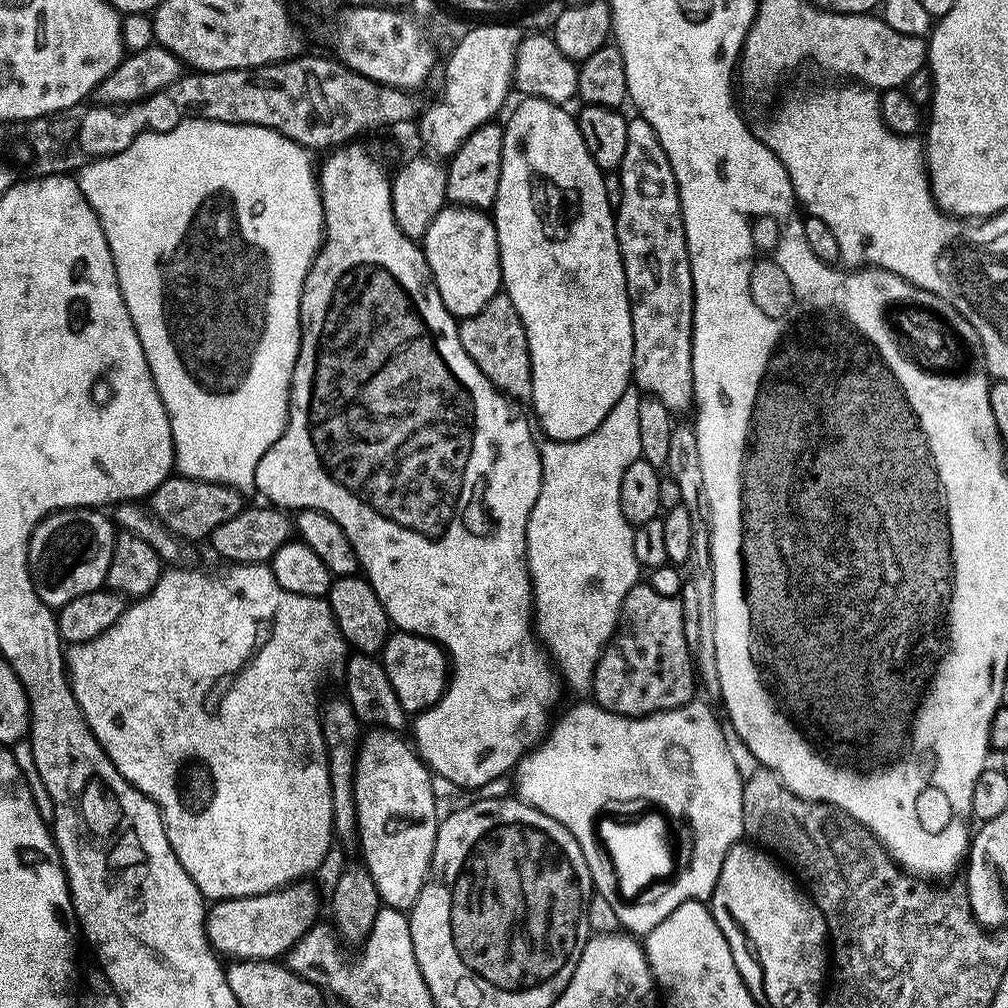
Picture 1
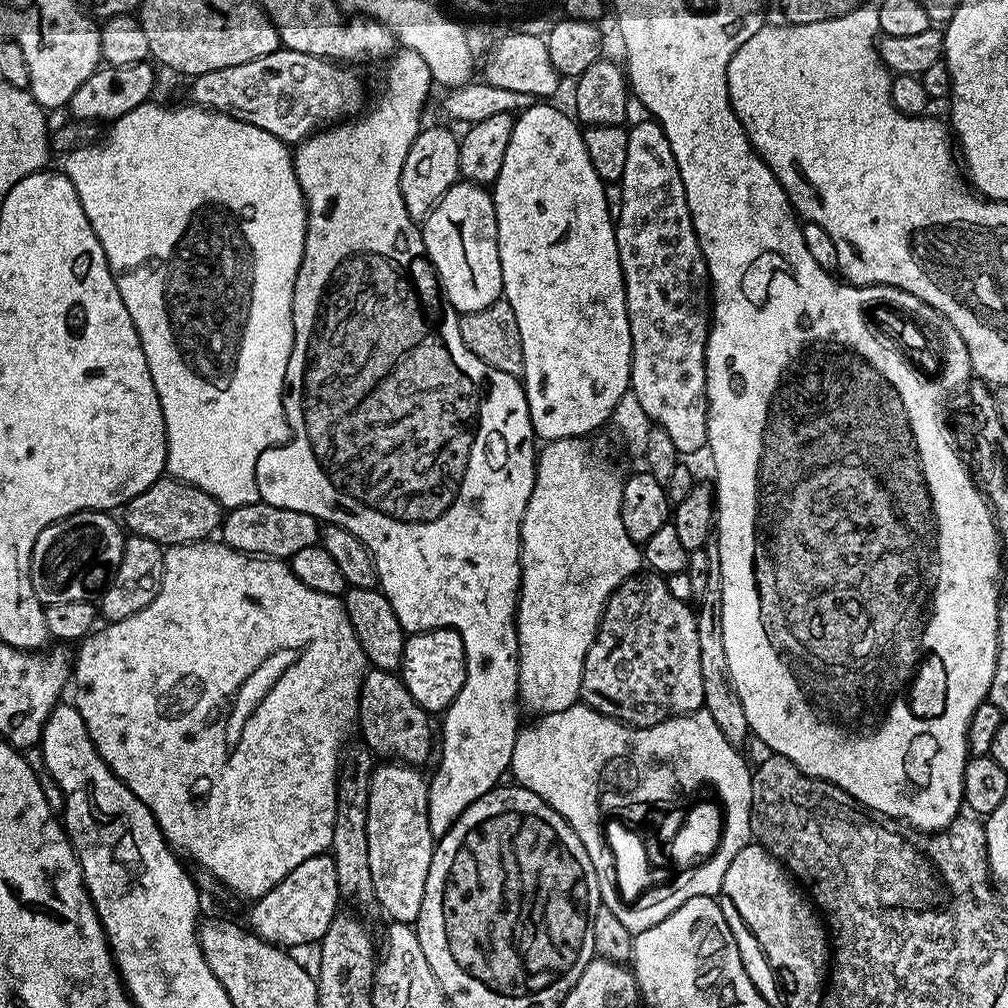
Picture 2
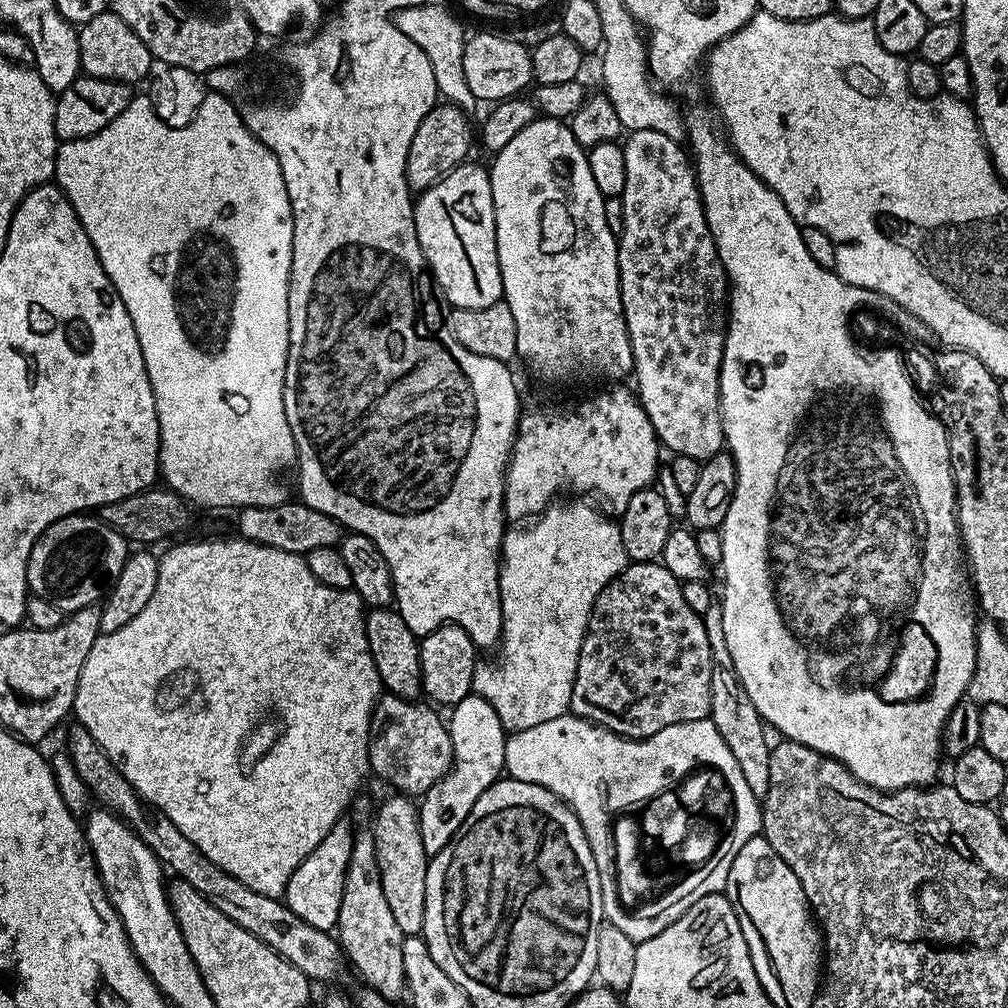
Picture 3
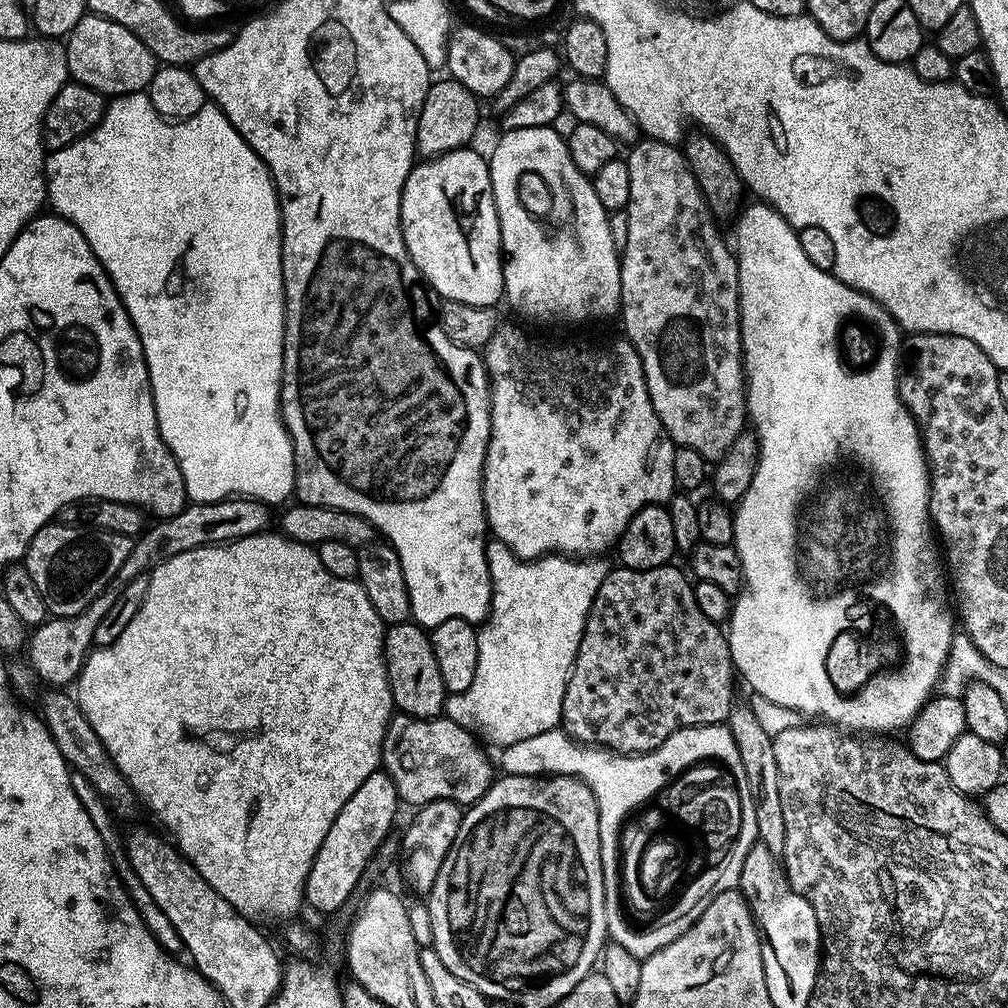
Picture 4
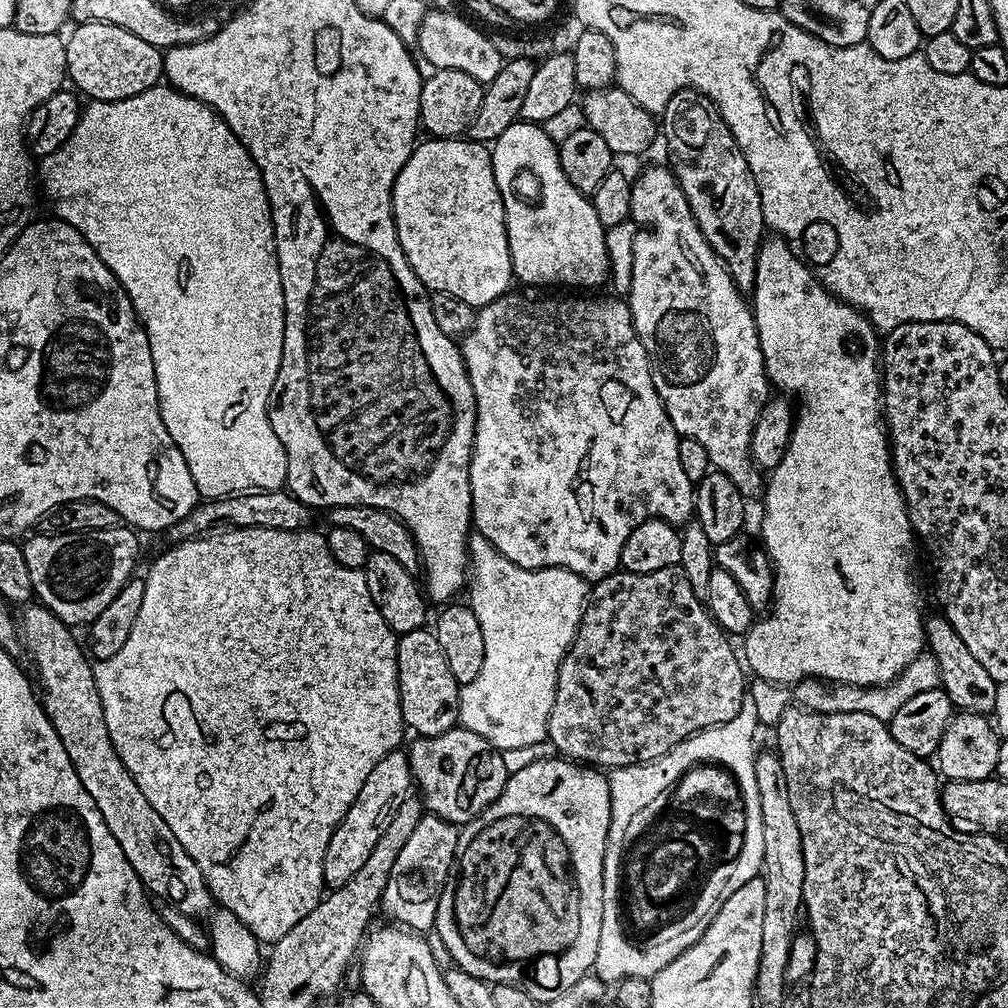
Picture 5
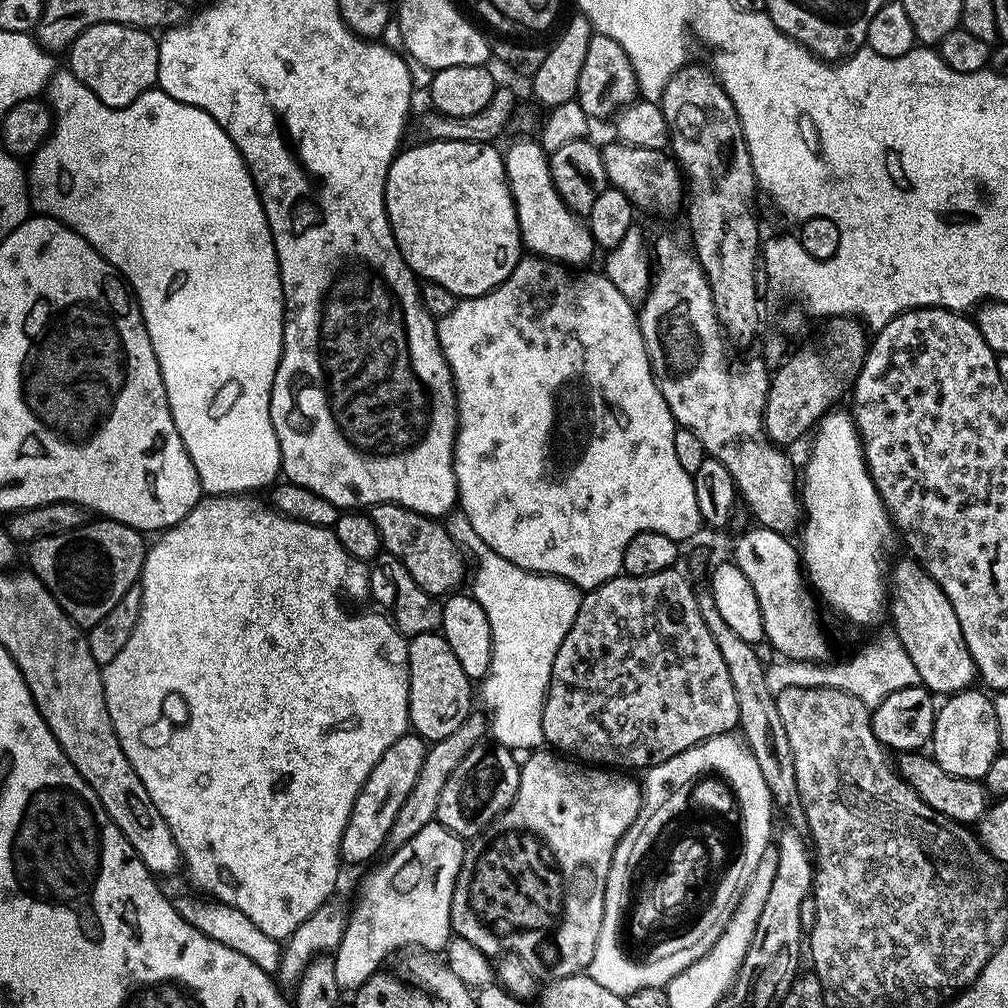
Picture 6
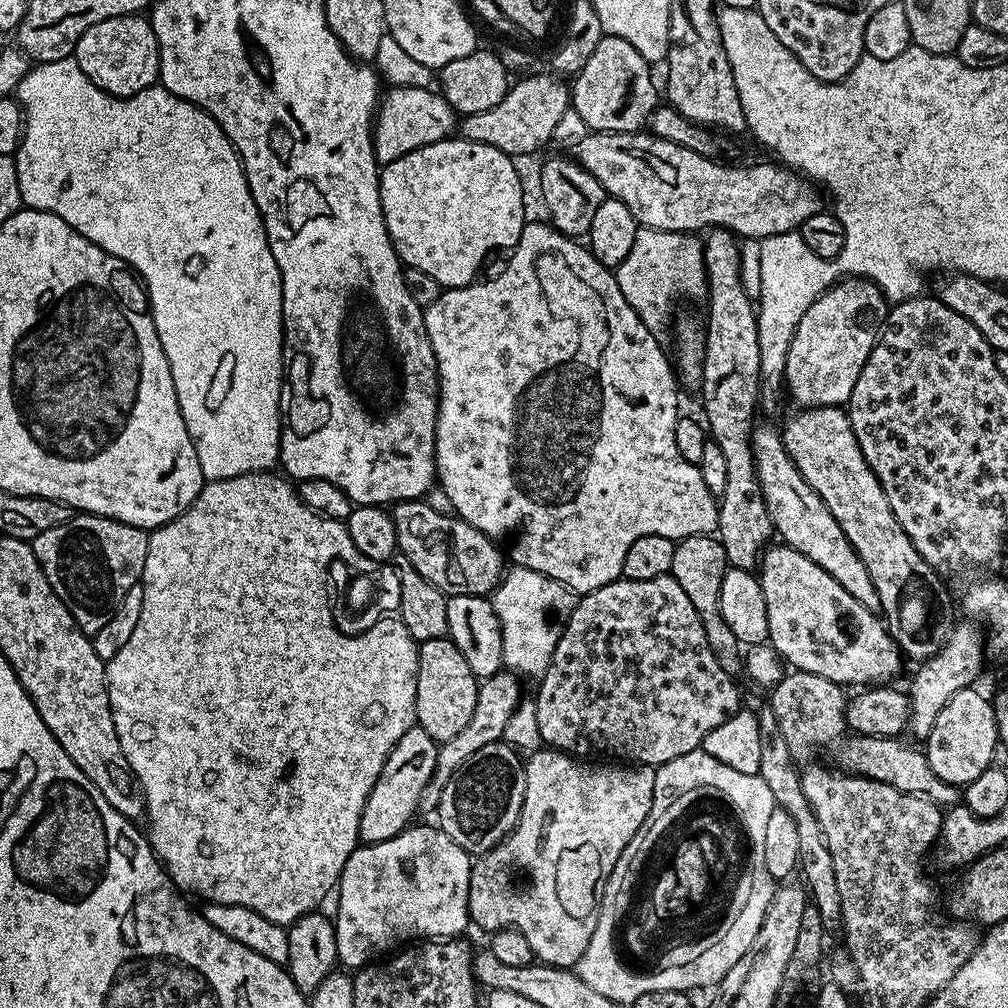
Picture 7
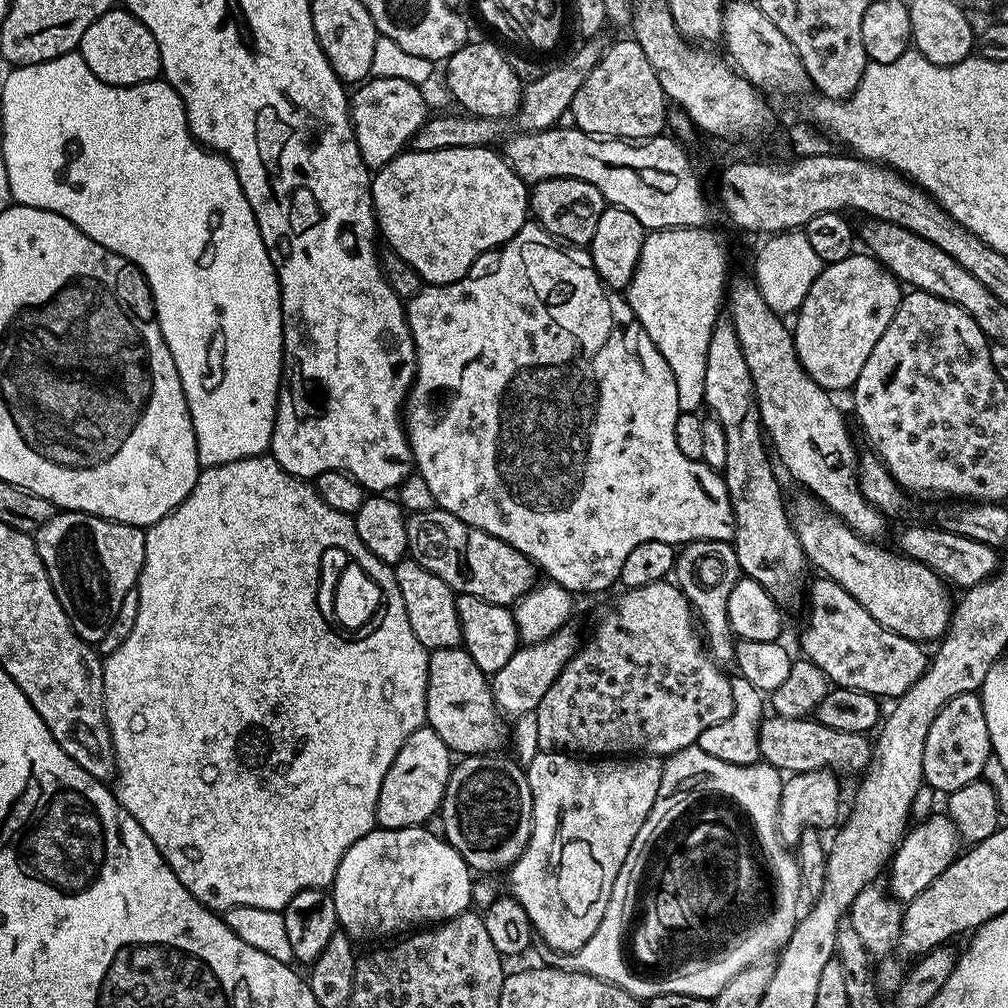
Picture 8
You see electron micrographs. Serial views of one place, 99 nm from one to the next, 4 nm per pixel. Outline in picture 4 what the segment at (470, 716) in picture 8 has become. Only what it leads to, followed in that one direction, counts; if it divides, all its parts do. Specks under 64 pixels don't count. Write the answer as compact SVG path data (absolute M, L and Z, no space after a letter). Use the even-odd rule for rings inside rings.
M415 622L387 625L384 634L384 665L388 671L388 685L392 703L403 715L412 716L414 720L435 720L445 711L446 693L442 674L438 670L438 658L434 658L432 641L429 633Z

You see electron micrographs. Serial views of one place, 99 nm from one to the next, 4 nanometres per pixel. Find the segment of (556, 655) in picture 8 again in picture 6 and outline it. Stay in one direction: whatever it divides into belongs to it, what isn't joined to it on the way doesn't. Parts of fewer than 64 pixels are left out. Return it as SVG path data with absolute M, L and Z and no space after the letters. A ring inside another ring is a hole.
M470 714L462 722L462 726L458 726L458 730L454 730L454 734L428 744L428 753L422 762L422 770L418 770L418 778L414 782L414 787L410 790L410 794L406 794L406 802L402 802L402 807L398 809L398 814L394 817L394 826L390 826L387 842L389 849L401 848L403 844L410 842L410 838L414 838L414 834L418 834L418 830L422 830L422 826L436 820L438 798L442 798L442 790L445 788L450 774L454 774L454 770L458 768L458 762L475 744L481 743L485 736L485 717L480 714Z

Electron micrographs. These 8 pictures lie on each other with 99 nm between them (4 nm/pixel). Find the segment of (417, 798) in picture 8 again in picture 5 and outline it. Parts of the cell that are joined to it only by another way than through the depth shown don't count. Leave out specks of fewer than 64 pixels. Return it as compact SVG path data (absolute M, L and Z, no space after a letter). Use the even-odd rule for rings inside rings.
M397 750L386 754L386 758L382 758L374 770L370 770L366 782L362 782L362 790L358 790L358 798L354 798L350 810L346 810L342 822L338 822L334 830L330 846L326 846L324 883L329 889L350 882L355 872L366 866L366 858L370 858L378 838L382 838L386 826L390 826L390 818L394 818L398 806L402 806L413 788L412 767L408 765L407 751Z

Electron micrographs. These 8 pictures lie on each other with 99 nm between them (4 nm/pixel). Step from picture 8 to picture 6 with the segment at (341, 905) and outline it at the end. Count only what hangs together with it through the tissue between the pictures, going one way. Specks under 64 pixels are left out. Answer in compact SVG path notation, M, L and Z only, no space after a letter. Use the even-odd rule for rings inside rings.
M439 822L422 826L410 842L391 853L392 857L381 868L376 868L360 884L360 893L356 896L356 905L351 905L348 913L348 925L342 936L342 942L332 956L334 975L341 993L354 994L371 976L381 971L384 959L399 948L404 950L427 950L433 954L444 950L454 936L450 906L458 870L462 866L465 841L454 835L449 828Z

